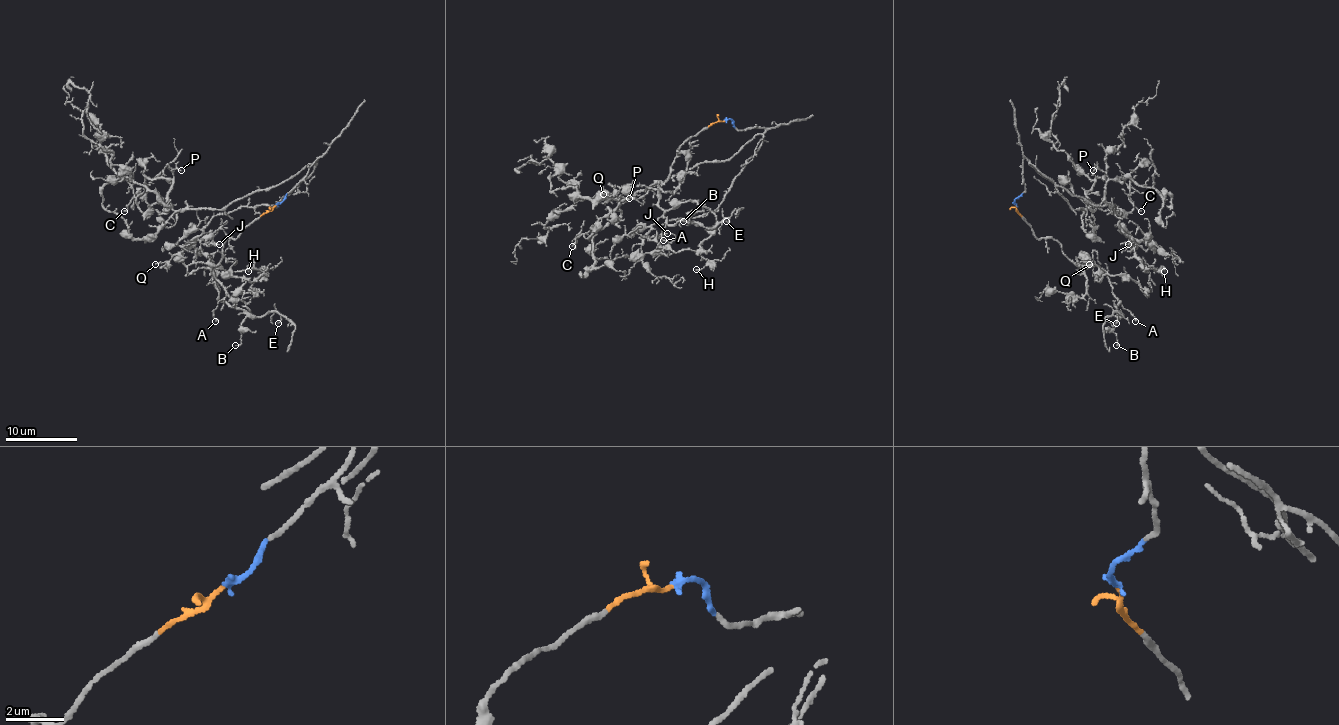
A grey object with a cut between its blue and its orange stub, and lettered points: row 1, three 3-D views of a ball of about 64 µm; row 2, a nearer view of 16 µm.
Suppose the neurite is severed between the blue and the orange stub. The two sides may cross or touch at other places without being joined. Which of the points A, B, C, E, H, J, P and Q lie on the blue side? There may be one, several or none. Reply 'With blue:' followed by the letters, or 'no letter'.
With blue: C, H, J, P

